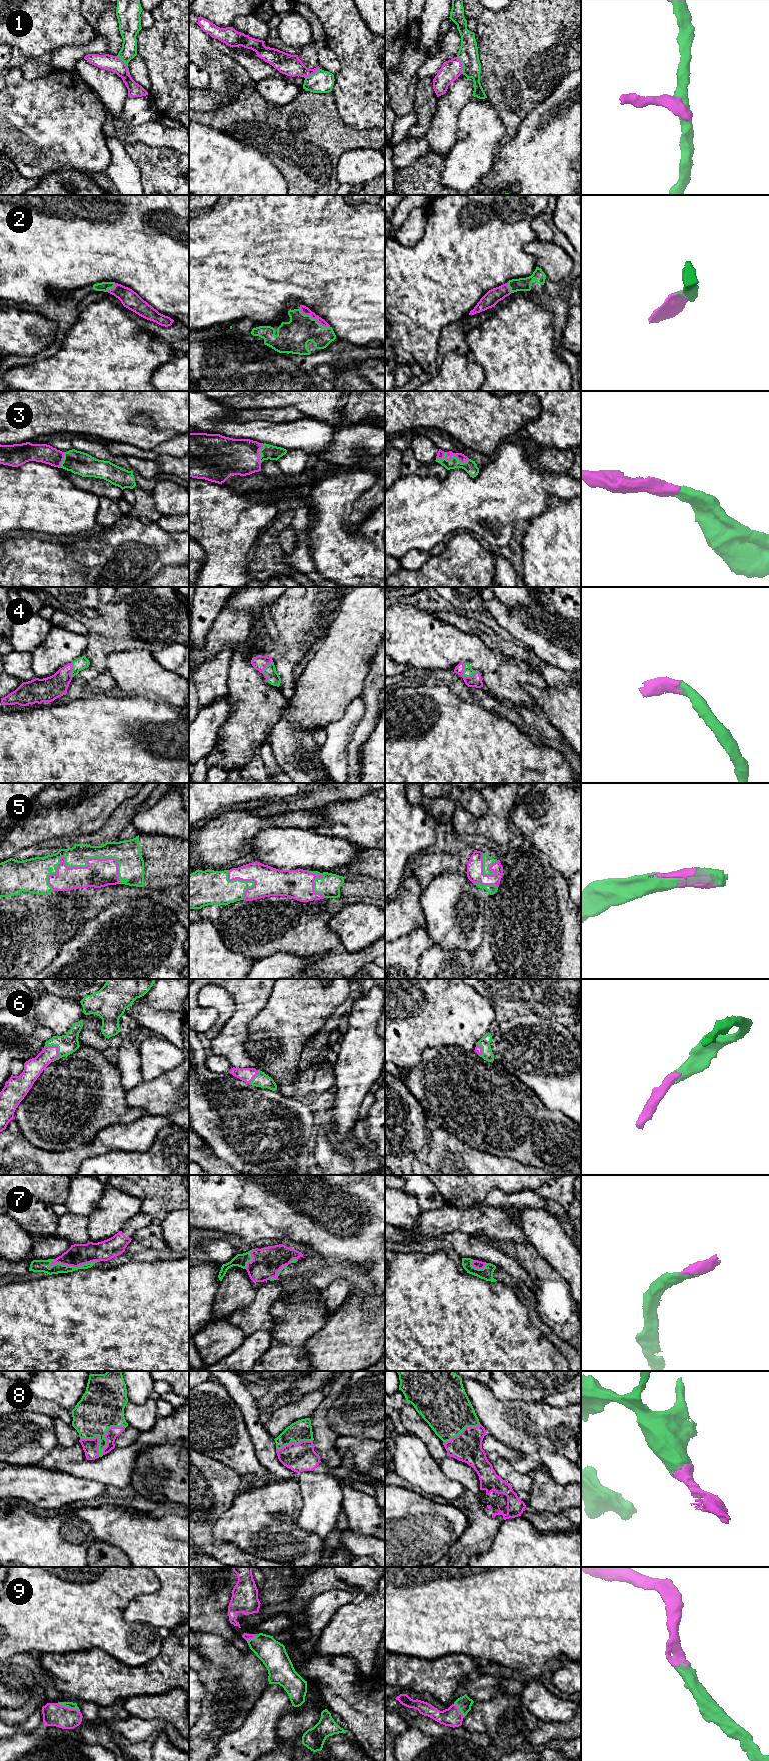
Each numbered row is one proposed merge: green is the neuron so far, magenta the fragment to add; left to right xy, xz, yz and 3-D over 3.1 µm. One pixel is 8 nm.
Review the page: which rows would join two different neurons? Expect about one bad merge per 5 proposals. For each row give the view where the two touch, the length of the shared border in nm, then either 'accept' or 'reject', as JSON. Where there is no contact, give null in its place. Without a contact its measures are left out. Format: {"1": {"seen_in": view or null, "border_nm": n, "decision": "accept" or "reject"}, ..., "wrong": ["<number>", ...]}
{"1": {"seen_in": "xy", "border_nm": 200, "decision": "reject"}, "2": {"seen_in": "xz", "border_nm": 280, "decision": "accept"}, "3": {"seen_in": "yz", "border_nm": 260, "decision": "accept"}, "4": {"seen_in": "yz", "border_nm": 160, "decision": "accept"}, "5": {"seen_in": "xy", "border_nm": 600, "decision": "accept"}, "6": {"seen_in": "xy", "border_nm": 150, "decision": "accept"}, "7": {"seen_in": "xy", "border_nm": 420, "decision": "accept"}, "8": {"seen_in": "xy", "border_nm": 300, "decision": "accept"}, "9": {"seen_in": "xy", "border_nm": 200, "decision": "accept"}, "wrong": ["1"]}

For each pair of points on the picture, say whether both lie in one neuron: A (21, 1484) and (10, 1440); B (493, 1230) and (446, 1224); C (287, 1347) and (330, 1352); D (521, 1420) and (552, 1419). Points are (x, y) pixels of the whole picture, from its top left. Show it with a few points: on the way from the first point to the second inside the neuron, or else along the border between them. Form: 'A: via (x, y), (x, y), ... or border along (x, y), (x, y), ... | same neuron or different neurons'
A: border along (38, 1463), (10, 1465) | different neurons
B: via (481, 1223), (458, 1223) | same neuron
C: border along (319, 1330), (305, 1345), (305, 1351), (309, 1360) | different neurons
D: via (529, 1420), (544, 1420) | same neuron

